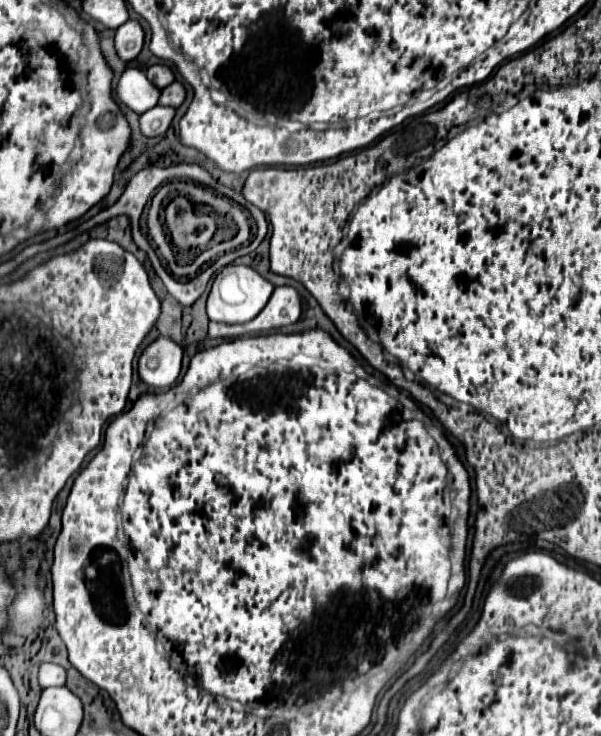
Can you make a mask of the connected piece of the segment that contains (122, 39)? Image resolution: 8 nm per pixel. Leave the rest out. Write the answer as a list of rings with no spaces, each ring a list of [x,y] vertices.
[[[129,19],[125,21],[115,35],[115,47],[123,61],[133,61],[145,43],[145,31],[139,21]]]

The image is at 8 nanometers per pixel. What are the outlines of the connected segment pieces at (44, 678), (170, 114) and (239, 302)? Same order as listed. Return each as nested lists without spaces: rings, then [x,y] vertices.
[[[43,663],[39,669],[39,683],[41,687],[53,687],[53,685],[65,685],[65,669],[55,663]]]
[[[157,105],[157,107],[149,109],[149,111],[143,113],[141,119],[139,119],[143,135],[147,135],[147,137],[165,135],[165,131],[169,129],[173,117],[175,117],[175,107],[163,107],[163,105]]]
[[[227,265],[213,281],[207,297],[207,315],[211,321],[221,323],[245,323],[259,315],[273,293],[273,285],[263,279],[255,269],[247,265]]]

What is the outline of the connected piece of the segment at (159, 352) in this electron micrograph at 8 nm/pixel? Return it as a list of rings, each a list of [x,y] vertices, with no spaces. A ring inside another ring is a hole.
[[[163,335],[155,339],[151,345],[147,345],[147,349],[141,353],[139,375],[151,387],[157,387],[157,389],[171,387],[181,373],[181,357],[183,357],[183,347],[175,343],[171,337]],[[153,357],[159,359],[157,369],[147,367],[147,361]]]

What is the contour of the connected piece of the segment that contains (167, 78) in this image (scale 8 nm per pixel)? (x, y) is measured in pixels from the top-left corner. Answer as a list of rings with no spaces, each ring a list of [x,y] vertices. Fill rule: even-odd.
[[[153,65],[147,69],[147,77],[157,85],[157,87],[167,87],[175,81],[175,75],[173,71],[167,67],[167,65]]]

